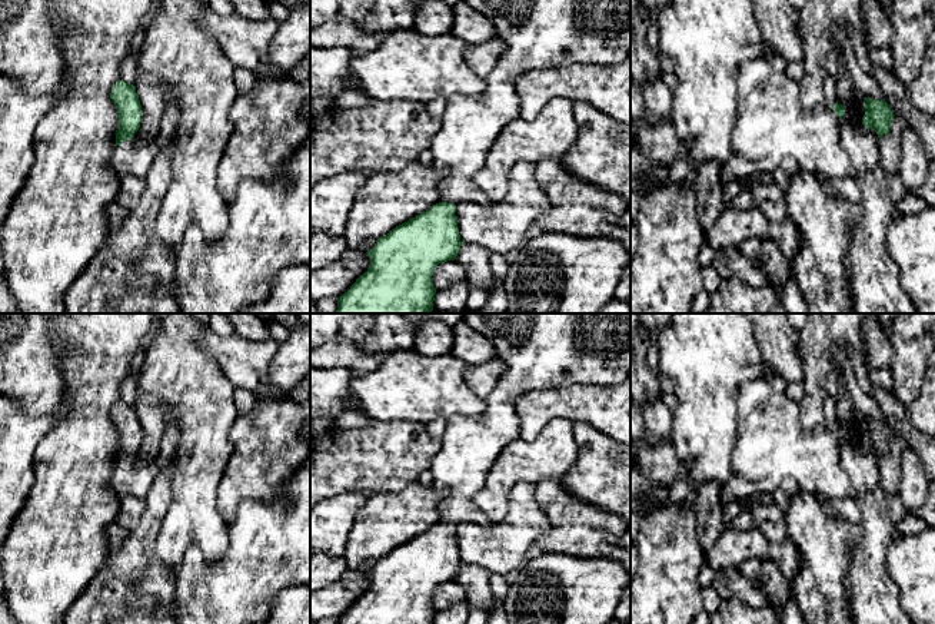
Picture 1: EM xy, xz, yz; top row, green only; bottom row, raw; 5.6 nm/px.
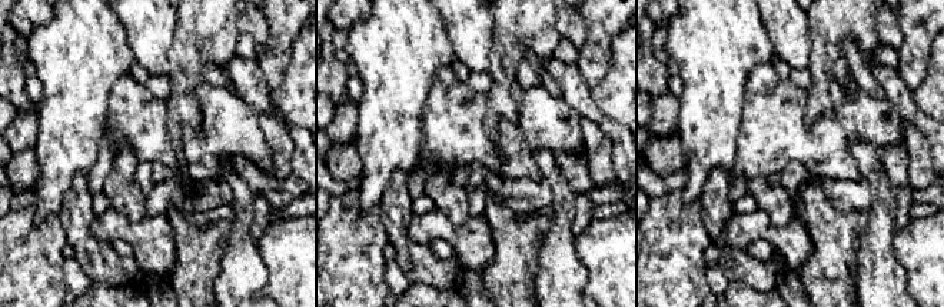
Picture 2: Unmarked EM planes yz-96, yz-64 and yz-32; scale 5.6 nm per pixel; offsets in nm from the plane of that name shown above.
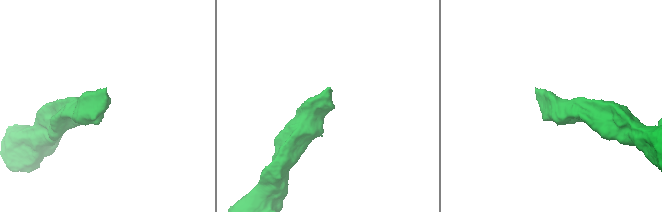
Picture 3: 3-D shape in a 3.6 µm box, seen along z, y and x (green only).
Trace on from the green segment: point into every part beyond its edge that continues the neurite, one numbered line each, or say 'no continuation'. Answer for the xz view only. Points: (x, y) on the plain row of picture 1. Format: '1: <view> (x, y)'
1: xz (542, 351)

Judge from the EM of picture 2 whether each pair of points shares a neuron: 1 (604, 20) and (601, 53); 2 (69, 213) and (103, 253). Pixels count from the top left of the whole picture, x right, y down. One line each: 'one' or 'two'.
1: one
2: one

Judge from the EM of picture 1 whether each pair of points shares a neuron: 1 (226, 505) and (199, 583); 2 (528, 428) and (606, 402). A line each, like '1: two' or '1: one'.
1: two
2: one

